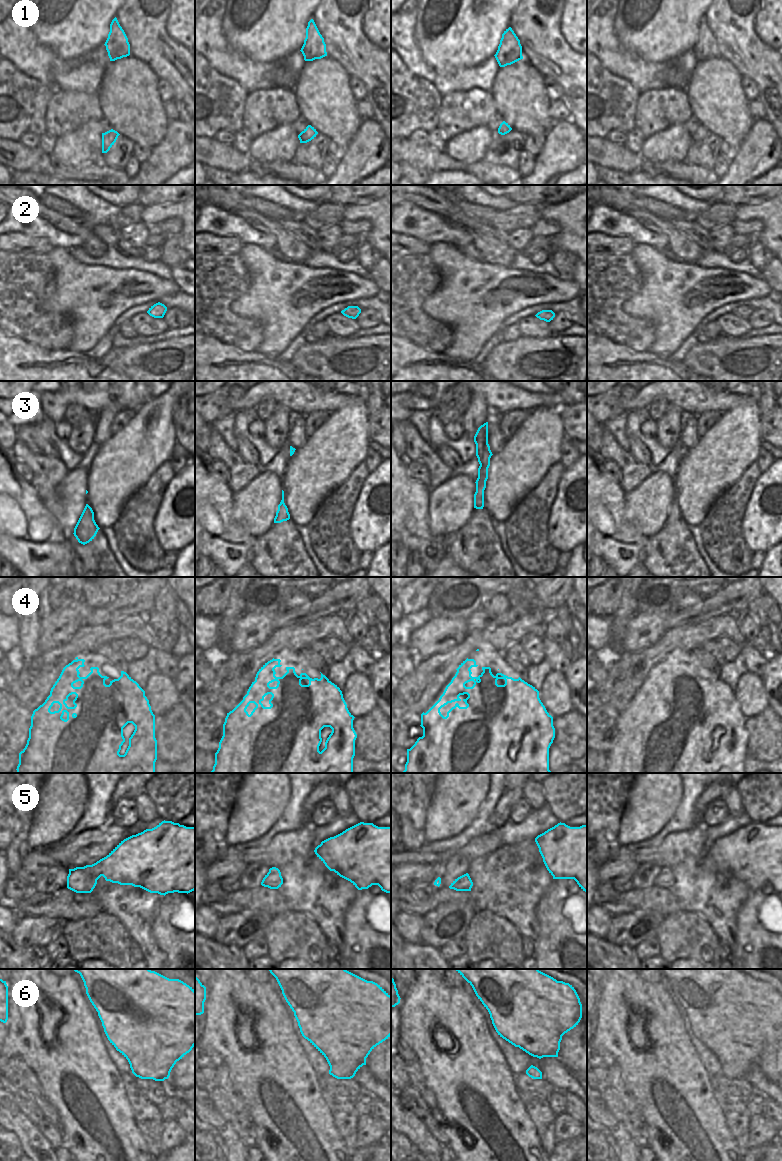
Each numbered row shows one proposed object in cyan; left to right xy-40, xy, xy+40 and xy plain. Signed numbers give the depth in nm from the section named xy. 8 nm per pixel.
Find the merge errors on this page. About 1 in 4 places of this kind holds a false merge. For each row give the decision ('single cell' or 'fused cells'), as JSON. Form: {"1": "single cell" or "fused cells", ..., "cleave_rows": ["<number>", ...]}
{"1": "single cell", "2": "single cell", "3": "single cell", "4": "single cell", "5": "single cell", "6": "single cell", "cleave_rows": []}

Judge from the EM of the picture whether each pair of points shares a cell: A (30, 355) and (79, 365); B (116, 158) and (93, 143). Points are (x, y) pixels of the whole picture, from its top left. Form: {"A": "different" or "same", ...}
{"A": "same", "B": "different"}

